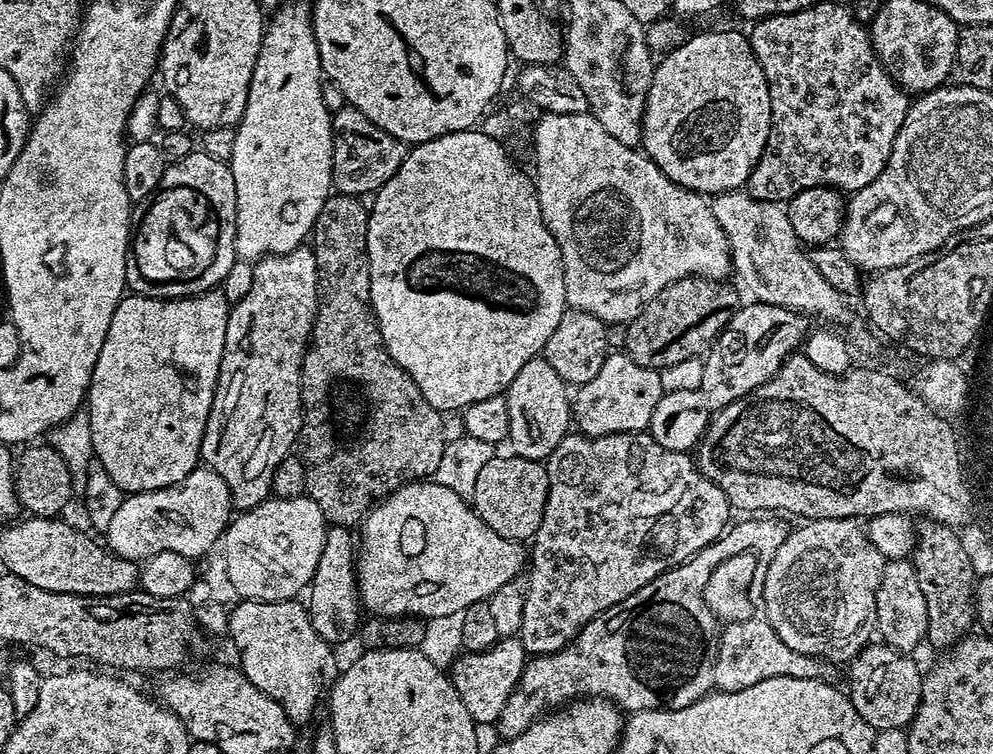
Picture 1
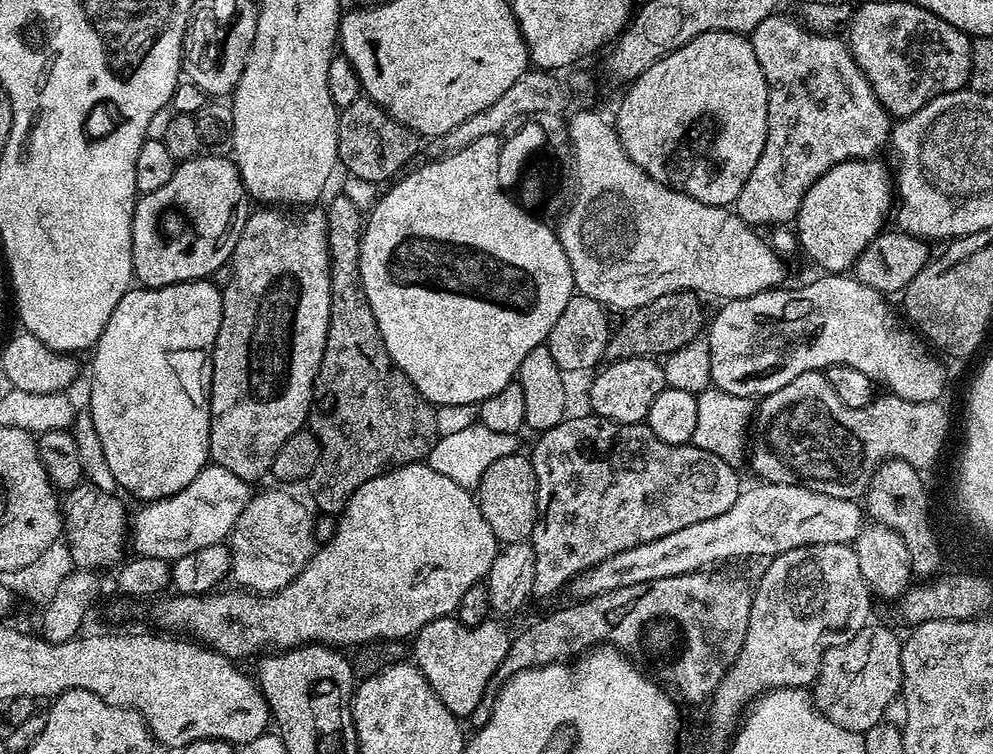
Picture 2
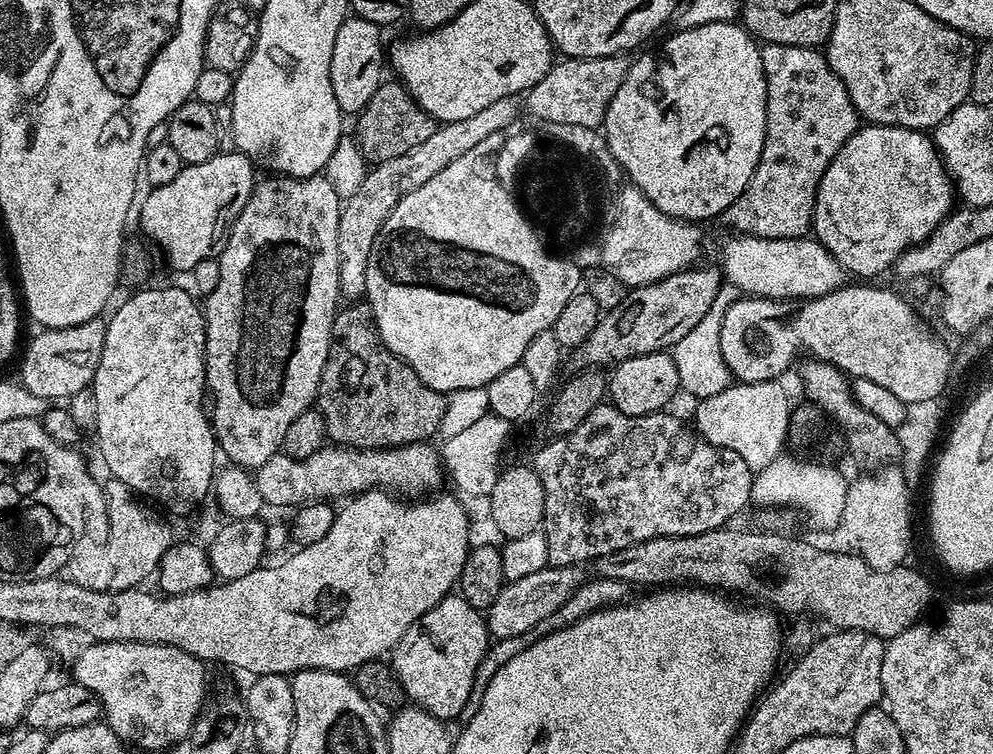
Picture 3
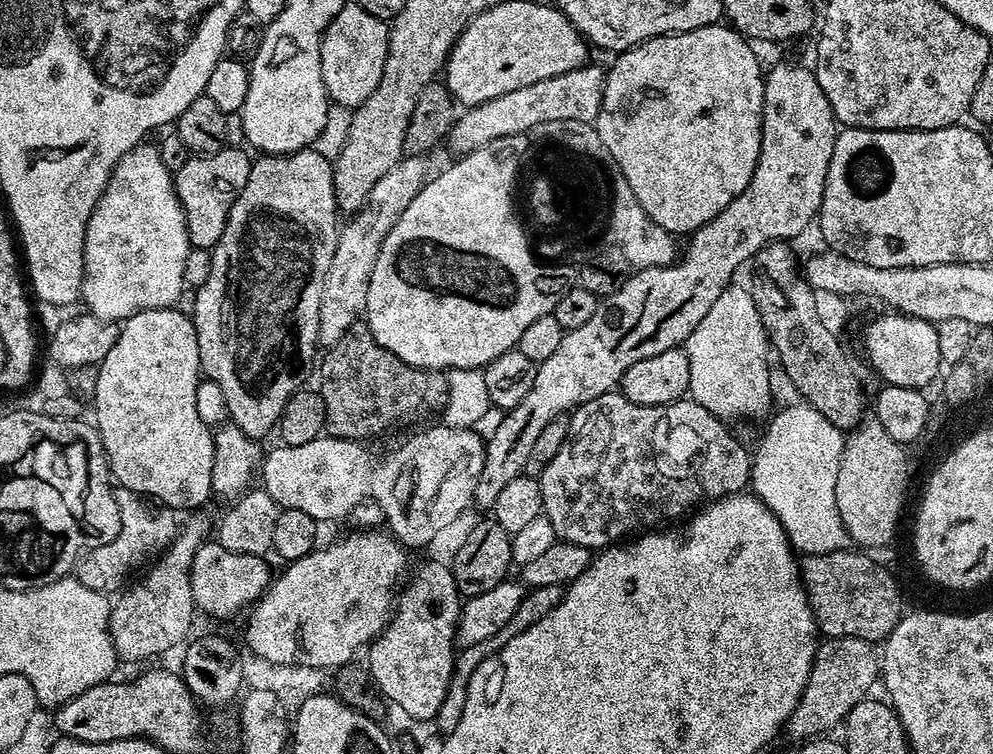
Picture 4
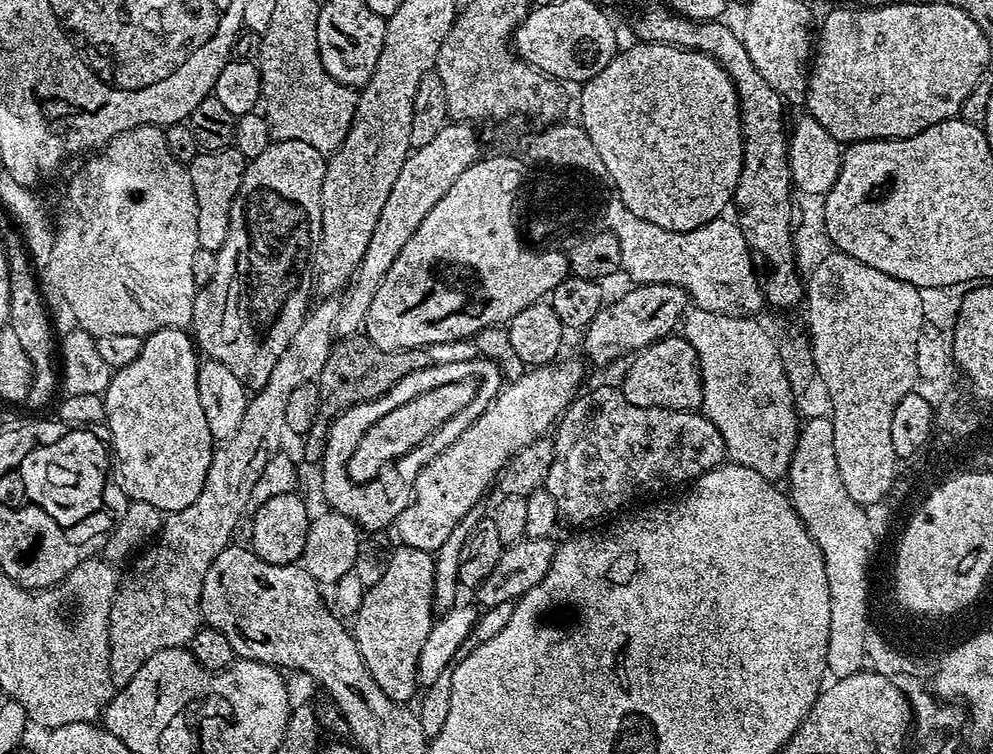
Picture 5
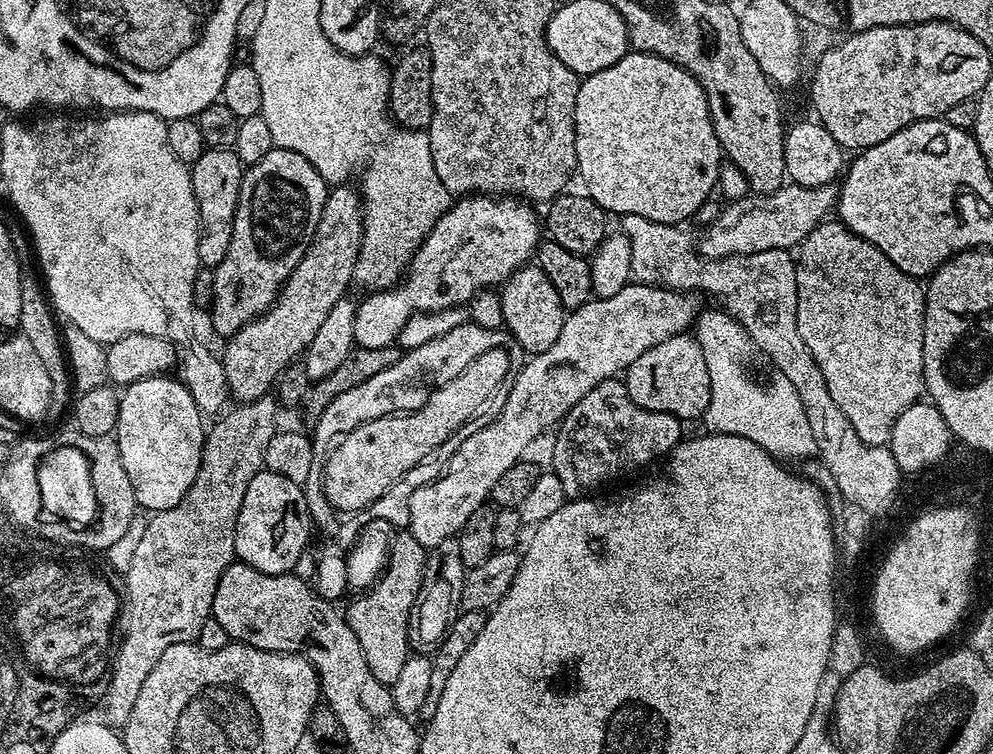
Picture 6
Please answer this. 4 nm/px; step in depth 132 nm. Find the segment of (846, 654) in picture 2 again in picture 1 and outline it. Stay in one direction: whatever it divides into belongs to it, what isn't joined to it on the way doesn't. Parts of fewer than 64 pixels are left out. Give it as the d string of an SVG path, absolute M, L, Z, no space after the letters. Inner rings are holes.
M869 642L856 657L847 665L848 688L846 695L852 705L858 710L858 714L874 730L890 730L891 728L907 729L911 724L914 714L920 705L922 698L922 668L912 661L911 655L899 652L889 644L883 642Z

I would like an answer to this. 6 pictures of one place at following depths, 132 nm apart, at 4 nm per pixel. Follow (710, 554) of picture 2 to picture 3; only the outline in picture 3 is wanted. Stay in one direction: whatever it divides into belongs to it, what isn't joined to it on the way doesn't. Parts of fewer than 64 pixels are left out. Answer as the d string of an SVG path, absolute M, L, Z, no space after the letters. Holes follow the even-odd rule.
M575 564L561 568L549 566L537 570L535 574L530 574L527 578L518 578L505 583L498 598L494 598L494 602L486 610L491 639L501 640L514 638L514 634L526 634L526 630L550 618L550 614L554 614L554 610L558 610L558 606L562 606L562 602L566 602L574 594L574 590L584 584L586 579L584 570L583 567Z

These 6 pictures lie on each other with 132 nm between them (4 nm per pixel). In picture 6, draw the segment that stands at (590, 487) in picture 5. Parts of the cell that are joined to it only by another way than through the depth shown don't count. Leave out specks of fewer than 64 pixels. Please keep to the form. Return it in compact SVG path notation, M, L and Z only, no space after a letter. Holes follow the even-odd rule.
M613 378L594 386L586 398L579 400L575 406L564 415L555 433L556 445L552 448L551 471L556 473L558 482L562 482L562 490L568 498L588 498L593 495L595 488L603 486L607 480L620 476L628 467L644 468L651 460L667 457L672 449L682 439L682 422L678 417L661 412L651 412L638 406L630 398L628 387L623 379Z

